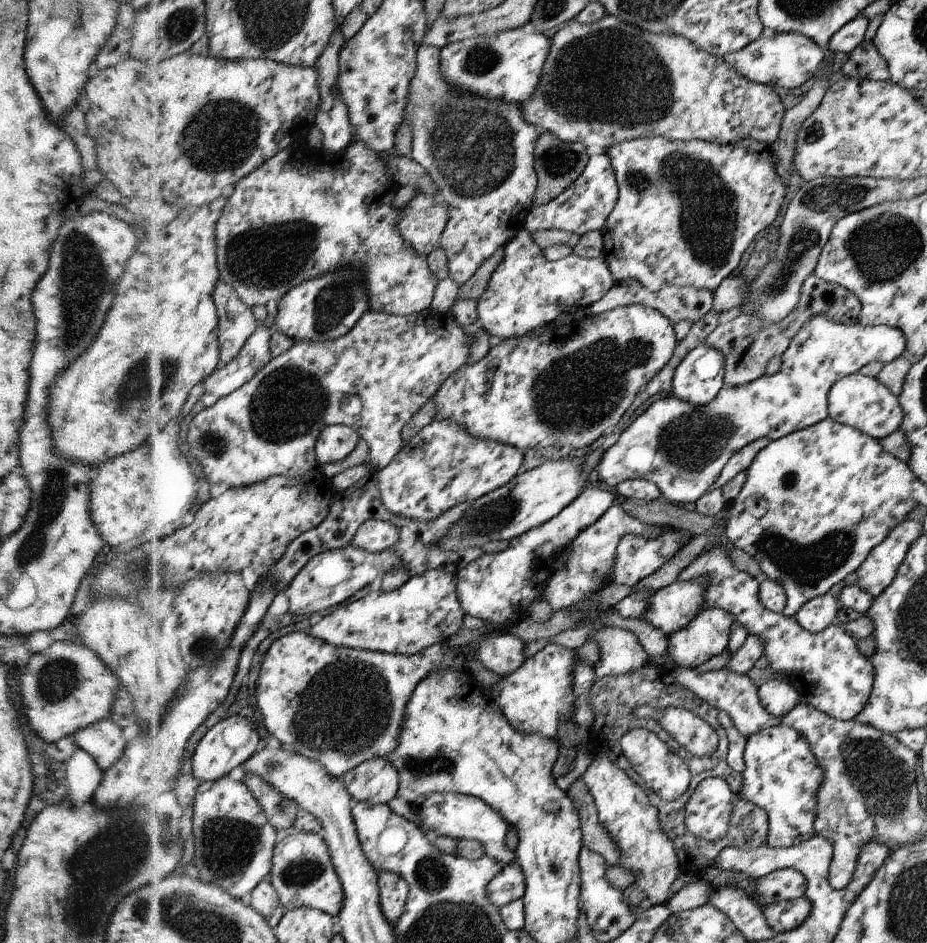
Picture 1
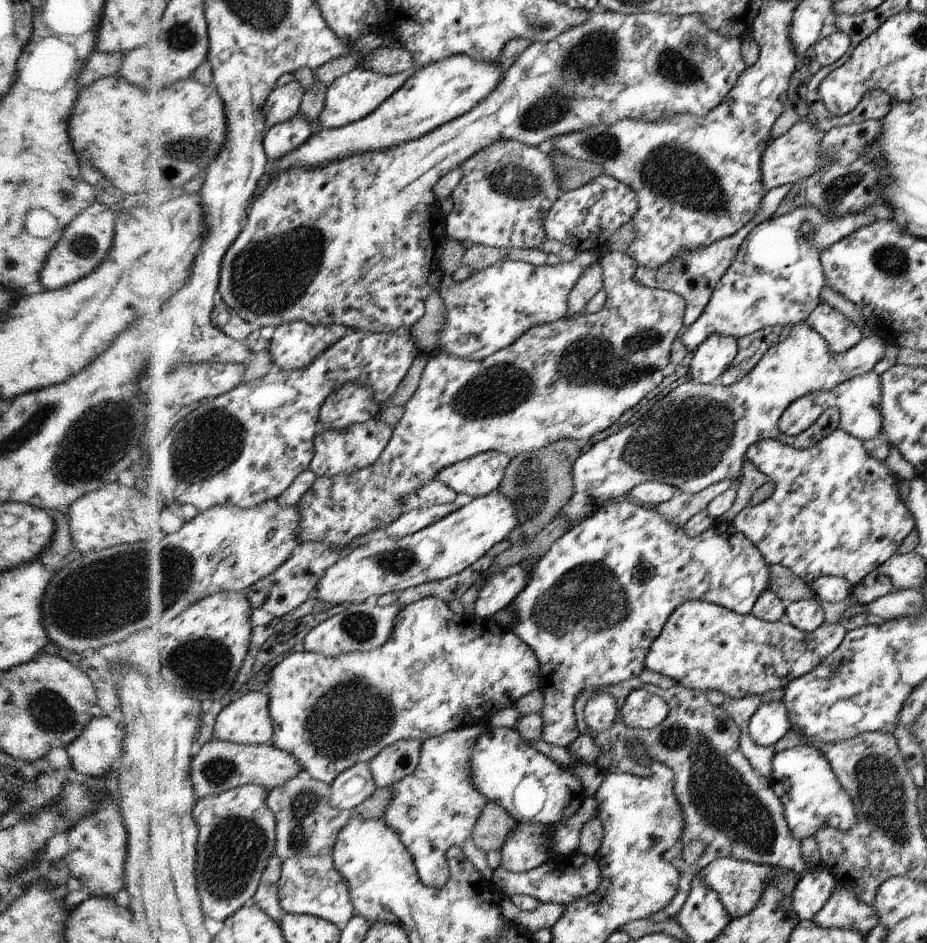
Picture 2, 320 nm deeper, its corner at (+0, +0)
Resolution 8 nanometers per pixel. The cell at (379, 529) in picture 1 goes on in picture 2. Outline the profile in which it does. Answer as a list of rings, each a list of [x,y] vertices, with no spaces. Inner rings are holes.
[[[458,495],[457,501],[450,505],[444,504],[444,506],[423,508],[412,507],[409,511],[403,511],[402,515],[398,516],[398,520],[390,528],[386,528],[385,535],[400,539],[415,534],[429,525],[434,525],[444,516],[463,508],[472,500],[470,496]]]

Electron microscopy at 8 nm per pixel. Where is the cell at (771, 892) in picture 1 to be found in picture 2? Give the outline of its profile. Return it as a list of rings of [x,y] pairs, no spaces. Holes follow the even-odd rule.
[[[814,870],[801,876],[793,891],[793,908],[800,921],[811,921],[829,902],[837,880],[829,871]]]

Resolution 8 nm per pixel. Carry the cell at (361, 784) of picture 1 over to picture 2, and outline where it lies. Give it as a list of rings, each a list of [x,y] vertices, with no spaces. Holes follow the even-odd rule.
[[[402,740],[388,746],[371,762],[377,788],[391,788],[420,765],[423,744],[418,740]]]

